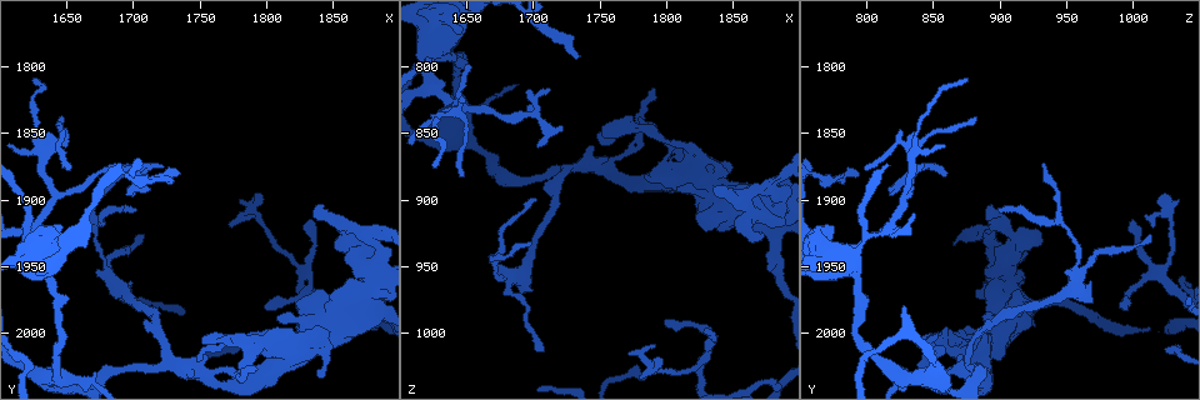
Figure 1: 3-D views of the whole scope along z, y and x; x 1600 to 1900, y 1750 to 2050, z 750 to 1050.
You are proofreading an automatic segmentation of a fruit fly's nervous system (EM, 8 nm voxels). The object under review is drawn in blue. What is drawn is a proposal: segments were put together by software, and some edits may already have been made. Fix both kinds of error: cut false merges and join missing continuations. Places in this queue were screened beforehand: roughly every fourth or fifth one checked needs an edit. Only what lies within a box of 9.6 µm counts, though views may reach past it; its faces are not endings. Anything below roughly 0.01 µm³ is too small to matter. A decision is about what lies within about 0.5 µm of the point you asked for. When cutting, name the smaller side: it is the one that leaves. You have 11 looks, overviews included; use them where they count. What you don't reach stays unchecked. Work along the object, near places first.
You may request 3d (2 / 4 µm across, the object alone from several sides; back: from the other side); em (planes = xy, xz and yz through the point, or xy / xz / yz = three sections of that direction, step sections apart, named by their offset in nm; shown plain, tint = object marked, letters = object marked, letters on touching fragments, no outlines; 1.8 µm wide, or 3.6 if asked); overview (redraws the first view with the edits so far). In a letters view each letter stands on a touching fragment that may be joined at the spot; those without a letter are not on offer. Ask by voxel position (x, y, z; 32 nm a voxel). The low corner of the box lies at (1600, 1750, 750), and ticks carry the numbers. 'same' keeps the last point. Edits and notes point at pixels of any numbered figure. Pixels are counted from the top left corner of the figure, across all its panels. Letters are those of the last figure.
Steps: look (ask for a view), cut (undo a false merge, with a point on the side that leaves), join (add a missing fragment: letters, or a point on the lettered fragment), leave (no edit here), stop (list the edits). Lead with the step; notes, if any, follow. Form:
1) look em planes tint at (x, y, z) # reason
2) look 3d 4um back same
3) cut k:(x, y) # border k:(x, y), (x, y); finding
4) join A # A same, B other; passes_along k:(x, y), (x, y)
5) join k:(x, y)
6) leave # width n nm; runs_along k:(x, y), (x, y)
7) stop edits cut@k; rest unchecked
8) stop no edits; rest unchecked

look em yz step 4 plain at (1620, 1924, 802) # calibre changes

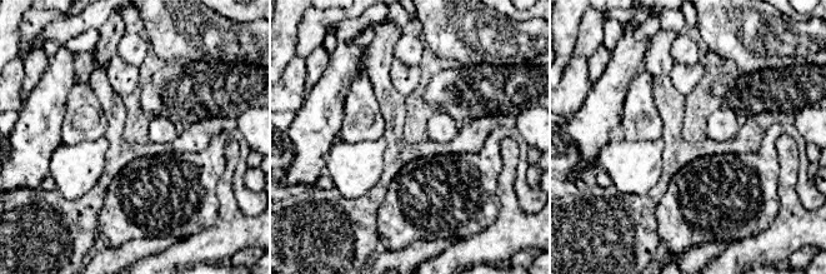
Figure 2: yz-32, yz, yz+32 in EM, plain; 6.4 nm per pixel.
look em yz step 4 tint same # with the object marked

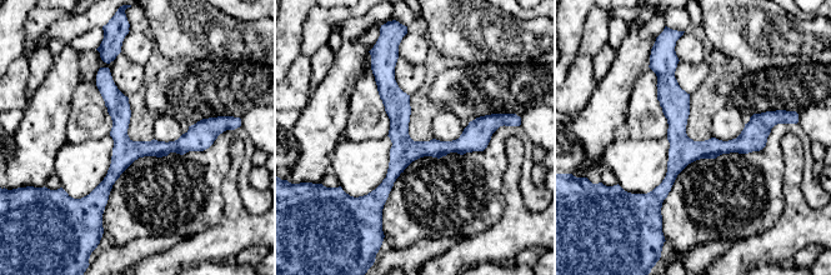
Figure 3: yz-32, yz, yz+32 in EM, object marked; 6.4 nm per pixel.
look em yz step 4 letters same # what lies round it

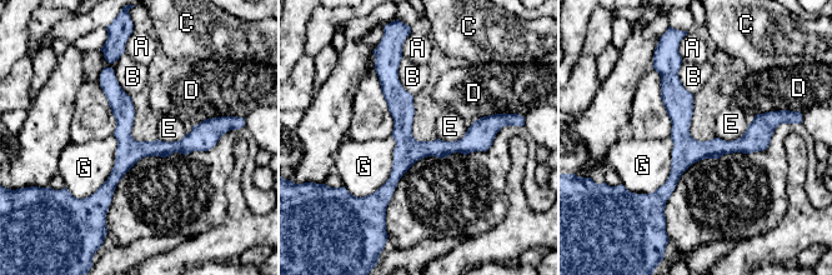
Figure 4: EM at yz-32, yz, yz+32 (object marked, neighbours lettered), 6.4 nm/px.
leave # A other, B other, C other, D other, E other, G other; border 4:(748, 124), (738, 138), (717, 138); all the same neuron

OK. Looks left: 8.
look em planes tint at (1652, 1878, 800) # free end

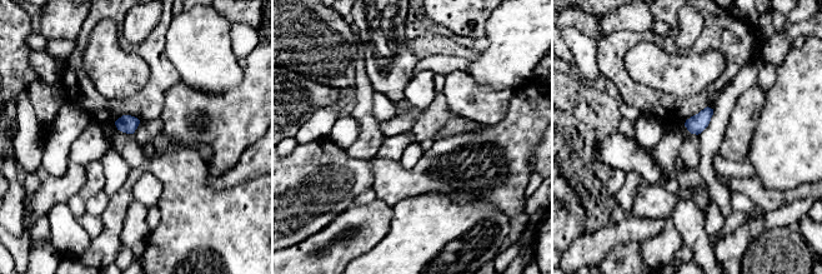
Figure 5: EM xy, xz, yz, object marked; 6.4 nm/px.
look em planes letters same

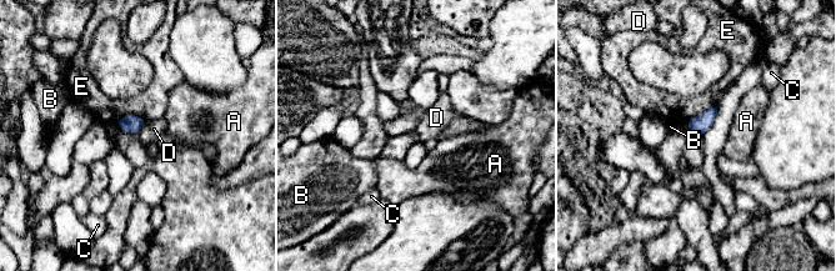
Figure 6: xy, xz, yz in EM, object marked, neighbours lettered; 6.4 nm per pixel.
leave # longest_contact E 180 nm; A other, B other, C other, D other, E other; no lettered fragment goes on from it

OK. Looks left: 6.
look 3d 4um at (1864, 1928, 910) # closes a loop

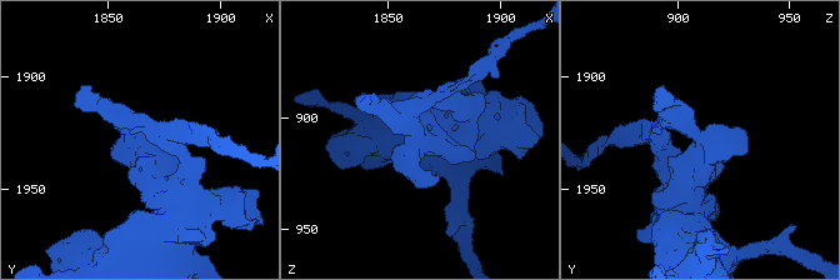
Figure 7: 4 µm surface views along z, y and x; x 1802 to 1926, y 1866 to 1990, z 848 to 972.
look em planes tint at (1863, 1929, 910)

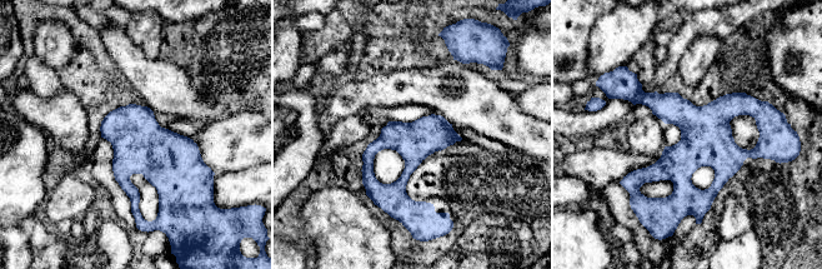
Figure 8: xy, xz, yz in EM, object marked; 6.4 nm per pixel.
look em planes letters same # what lies round it

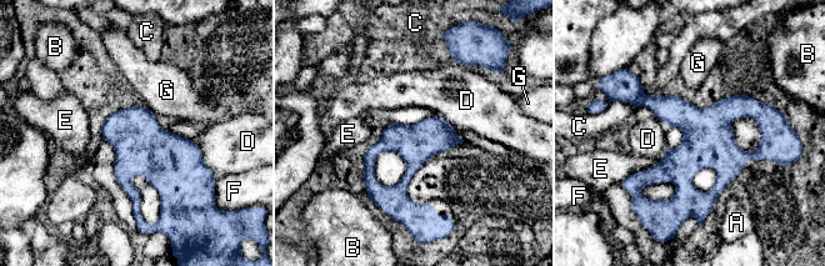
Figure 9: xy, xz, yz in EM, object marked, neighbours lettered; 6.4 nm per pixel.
leave # A other, B other, C other, D other, E other, F other, G other; border 9:(665, 152), (621, 184); all the same neuron

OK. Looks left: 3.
look 3d 4um at (1826, 1954, 1022) # looks like a crossing

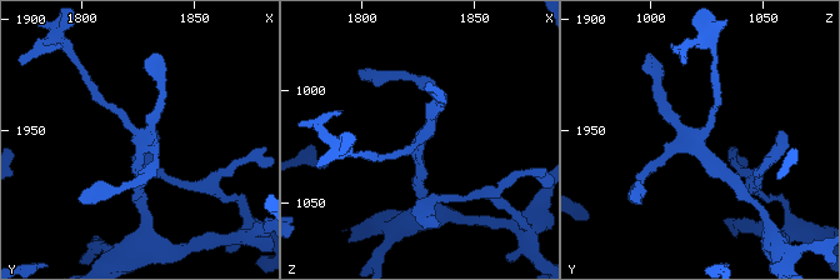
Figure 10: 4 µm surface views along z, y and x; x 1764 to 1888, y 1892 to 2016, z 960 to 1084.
look em xy step 4 letters at (1825, 1951, 1022) # arms 4

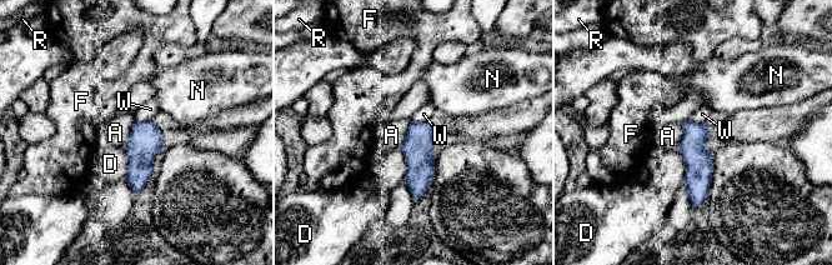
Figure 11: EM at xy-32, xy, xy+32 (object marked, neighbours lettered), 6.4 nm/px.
look em planes letters same

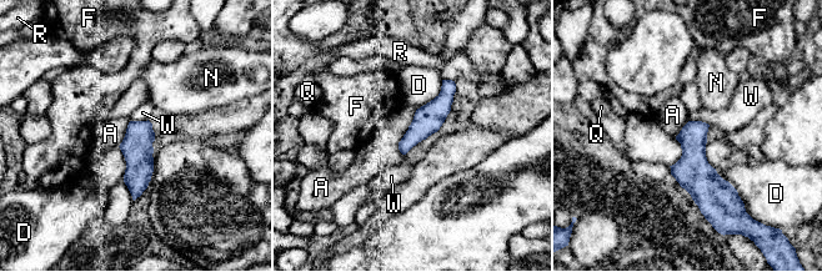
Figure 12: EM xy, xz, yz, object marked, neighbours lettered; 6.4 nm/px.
leave # width 180 nm; A other, D other, F other, N other, Q other, R other, W other; border 12:(416, 110), (399, 142), (402, 155); continuous, no second neuron

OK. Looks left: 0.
stop no edits; rest unchecked

